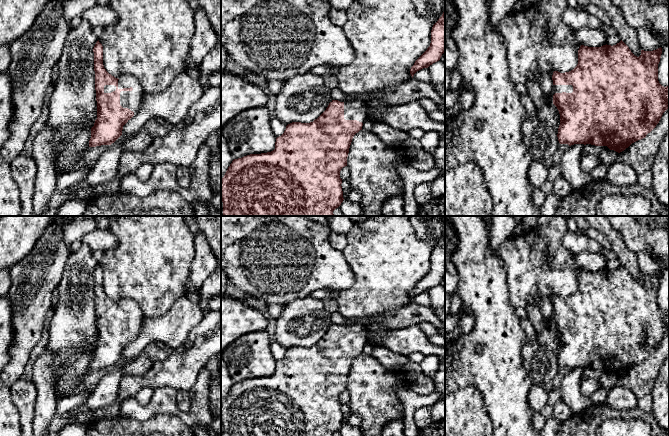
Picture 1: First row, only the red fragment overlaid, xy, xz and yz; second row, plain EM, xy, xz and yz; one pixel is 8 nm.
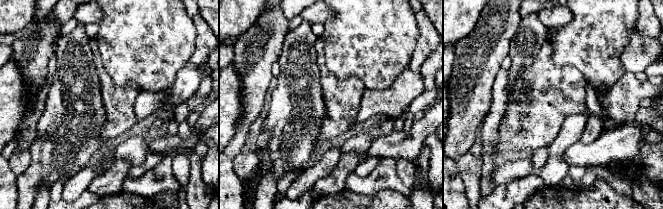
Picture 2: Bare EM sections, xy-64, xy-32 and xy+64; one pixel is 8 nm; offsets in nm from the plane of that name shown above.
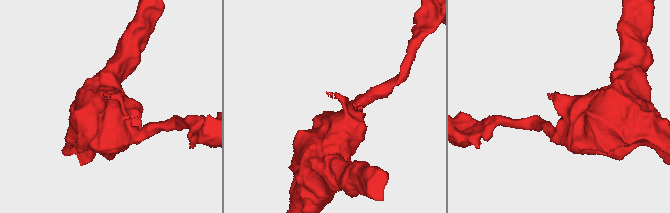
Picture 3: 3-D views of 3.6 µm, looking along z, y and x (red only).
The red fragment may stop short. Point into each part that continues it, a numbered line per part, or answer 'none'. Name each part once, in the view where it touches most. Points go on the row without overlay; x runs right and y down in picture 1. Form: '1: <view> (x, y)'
1: xy (132, 324)

